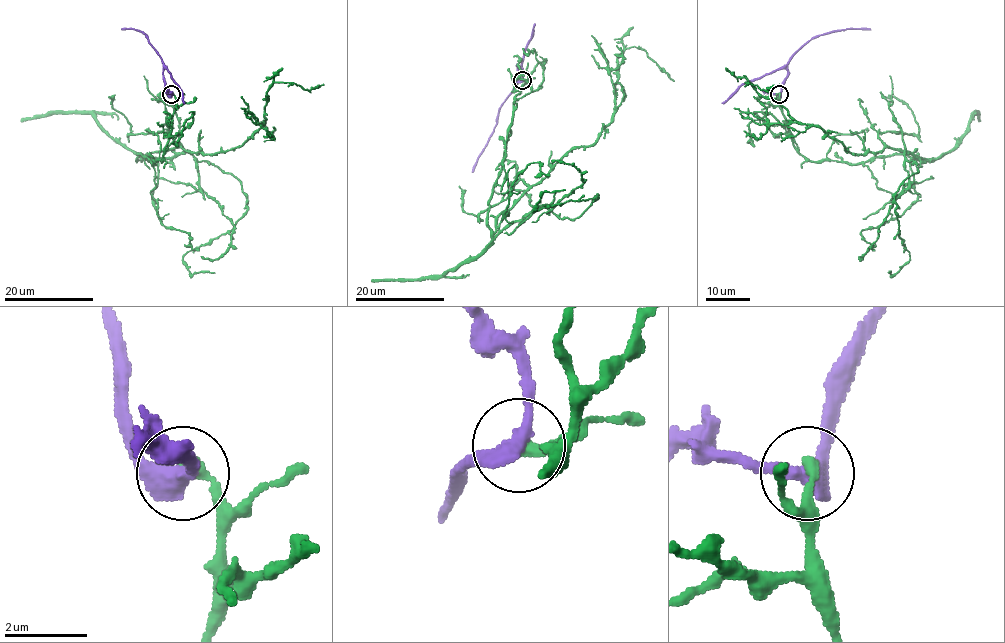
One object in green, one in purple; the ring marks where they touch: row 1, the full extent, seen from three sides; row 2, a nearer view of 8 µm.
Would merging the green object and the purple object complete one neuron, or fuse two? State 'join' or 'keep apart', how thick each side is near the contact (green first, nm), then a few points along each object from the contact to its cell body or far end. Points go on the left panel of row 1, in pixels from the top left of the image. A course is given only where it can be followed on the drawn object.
keep apart; calibres 280 and 400 nm; course green (171, 94), (164, 159), (137, 160), (176, 148), (238, 148), (265, 123), (276, 82), (324, 84); course purple (171, 94), (165, 88), (163, 62), (148, 40), (140, 31), (121, 30)

